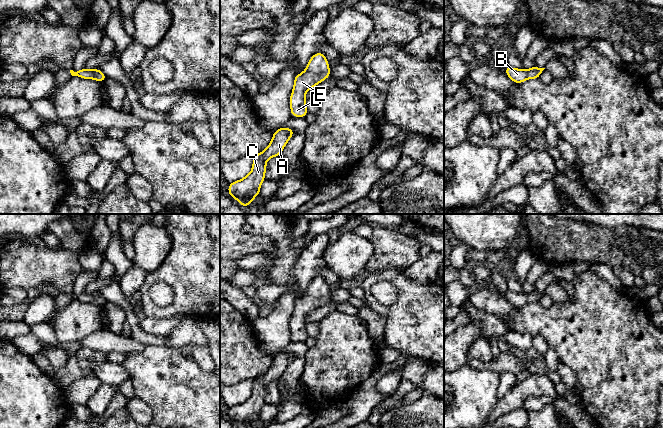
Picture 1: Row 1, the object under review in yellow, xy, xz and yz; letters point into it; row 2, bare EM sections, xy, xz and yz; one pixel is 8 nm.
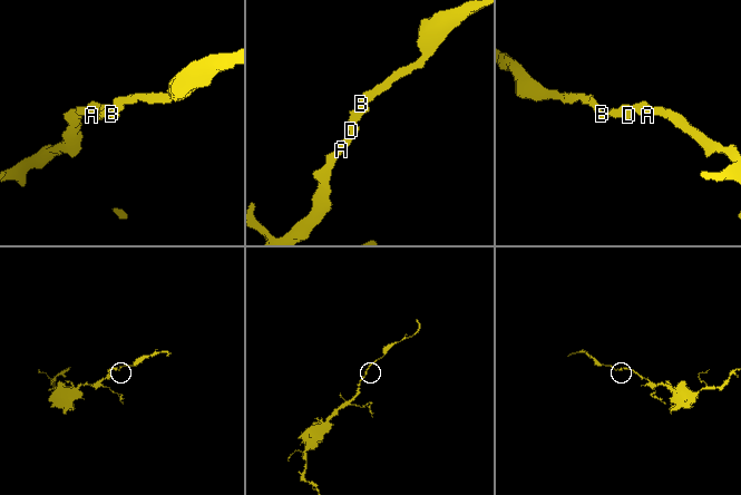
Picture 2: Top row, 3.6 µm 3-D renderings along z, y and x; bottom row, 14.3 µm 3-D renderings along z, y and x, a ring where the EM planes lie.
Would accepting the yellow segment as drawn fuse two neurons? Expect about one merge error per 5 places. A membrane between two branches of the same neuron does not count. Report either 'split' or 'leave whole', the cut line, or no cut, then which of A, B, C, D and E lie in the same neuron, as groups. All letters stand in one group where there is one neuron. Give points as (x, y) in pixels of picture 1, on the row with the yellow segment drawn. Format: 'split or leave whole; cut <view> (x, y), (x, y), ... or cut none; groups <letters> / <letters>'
leave whole; cut none; groups A B C D E

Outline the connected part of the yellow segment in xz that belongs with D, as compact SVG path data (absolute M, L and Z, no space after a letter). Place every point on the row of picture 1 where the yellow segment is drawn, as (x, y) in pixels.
M322 52L314 54L301 74L296 74L290 95L292 117L305 117L307 112L305 94L308 90L330 77L330 67Z

